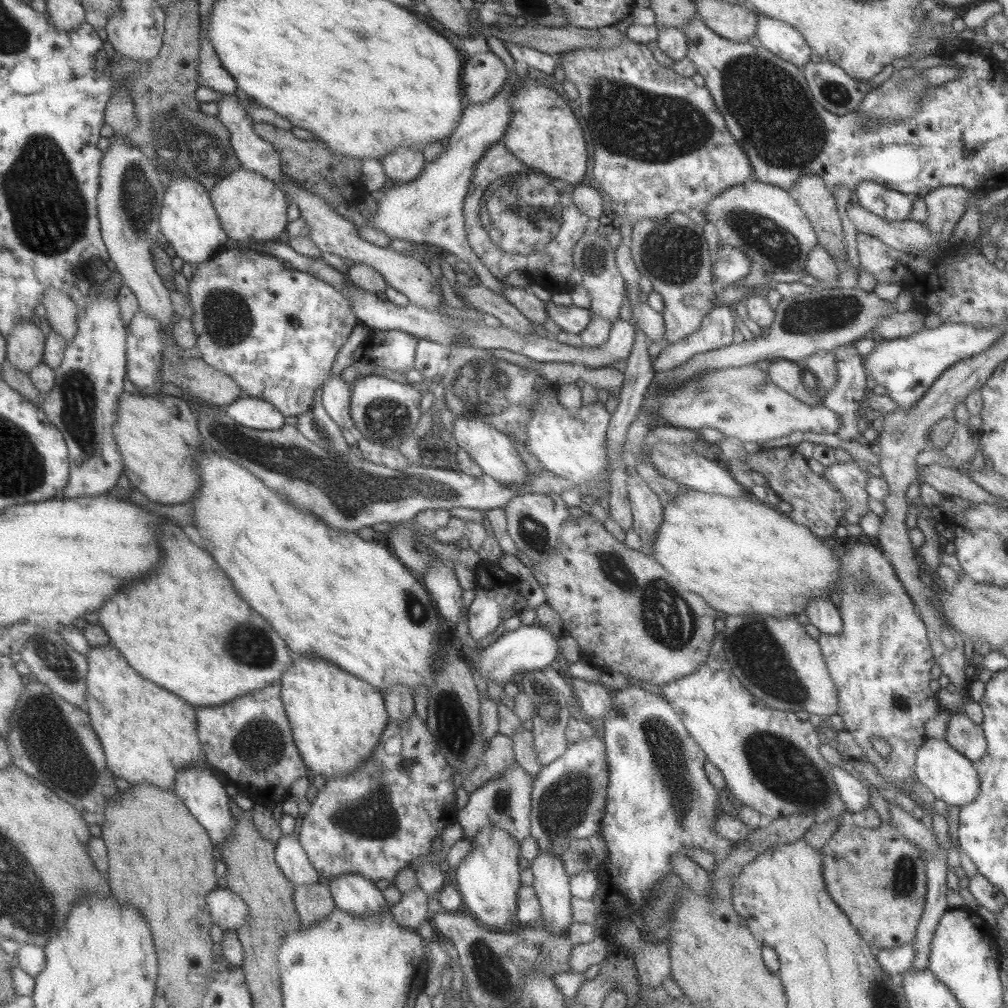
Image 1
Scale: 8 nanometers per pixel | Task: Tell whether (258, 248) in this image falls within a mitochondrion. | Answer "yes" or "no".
no

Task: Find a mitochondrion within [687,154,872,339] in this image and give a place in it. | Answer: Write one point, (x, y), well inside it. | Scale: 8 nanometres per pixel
(758, 232)

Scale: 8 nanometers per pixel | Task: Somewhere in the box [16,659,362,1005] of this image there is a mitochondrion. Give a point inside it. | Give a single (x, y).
(55, 746)

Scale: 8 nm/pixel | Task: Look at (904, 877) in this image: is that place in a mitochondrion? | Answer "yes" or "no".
yes

